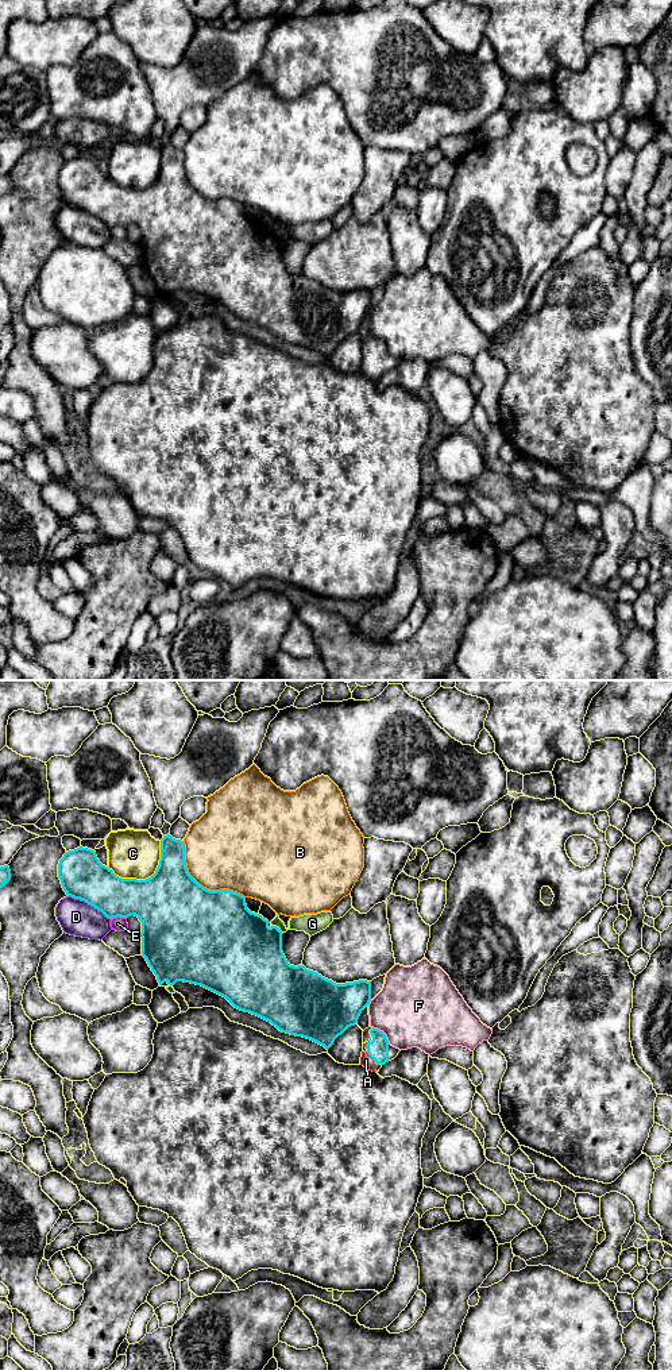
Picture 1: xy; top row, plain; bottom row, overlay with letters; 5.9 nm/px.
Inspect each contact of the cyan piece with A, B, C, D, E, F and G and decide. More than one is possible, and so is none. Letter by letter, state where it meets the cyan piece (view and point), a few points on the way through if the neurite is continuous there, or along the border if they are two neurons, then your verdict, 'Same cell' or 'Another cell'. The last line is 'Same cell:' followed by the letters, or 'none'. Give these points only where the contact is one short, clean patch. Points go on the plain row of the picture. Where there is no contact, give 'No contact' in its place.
A: Touches cyan at xy (370, 365). Path across: xy (378, 358), (370, 365), (366, 369). Same cell
B: Touches cyan at xy (201, 195). Another cell
C: Touches cyan at xy (146, 188). Another cell
D: Touches cyan at xy (89, 212). Another cell
E: Touches cyan at xy (118, 224). Another cell
F: Touches cyan at xy (383, 342). Another cell
G: Touches cyan at xy (277, 236). Another cell
Same cell: A

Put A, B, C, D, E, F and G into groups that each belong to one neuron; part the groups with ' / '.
A / B / C / D / E / F / G

